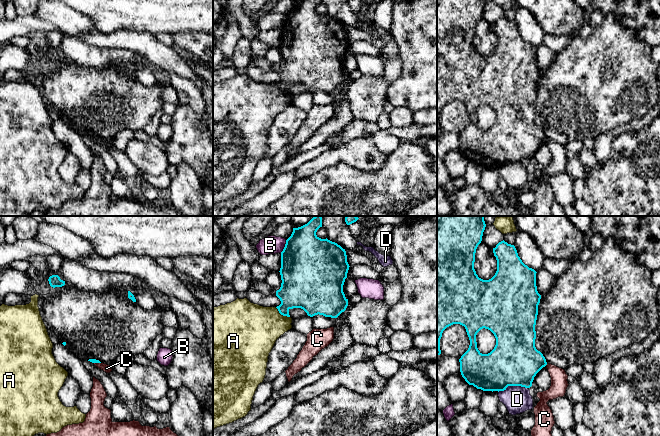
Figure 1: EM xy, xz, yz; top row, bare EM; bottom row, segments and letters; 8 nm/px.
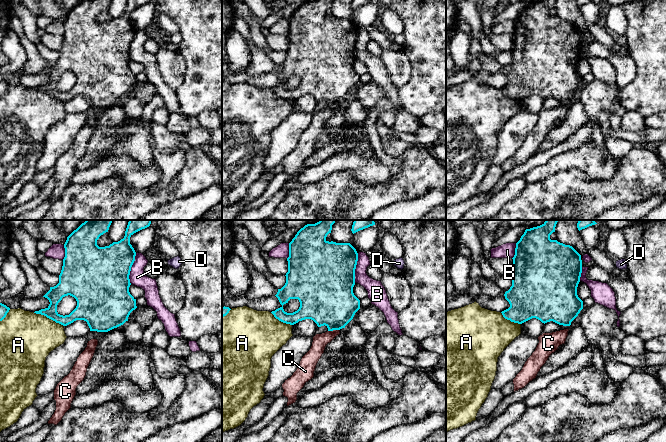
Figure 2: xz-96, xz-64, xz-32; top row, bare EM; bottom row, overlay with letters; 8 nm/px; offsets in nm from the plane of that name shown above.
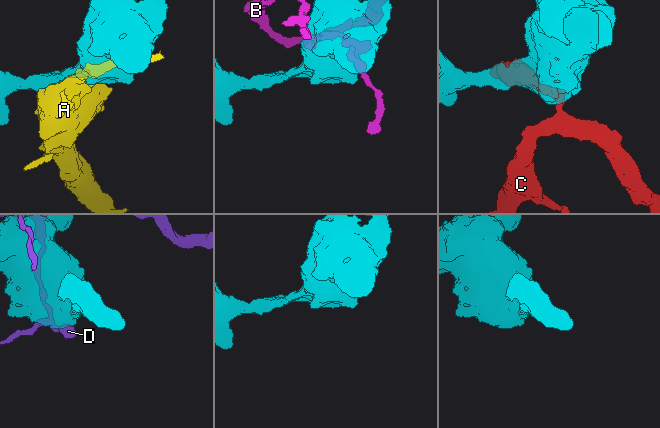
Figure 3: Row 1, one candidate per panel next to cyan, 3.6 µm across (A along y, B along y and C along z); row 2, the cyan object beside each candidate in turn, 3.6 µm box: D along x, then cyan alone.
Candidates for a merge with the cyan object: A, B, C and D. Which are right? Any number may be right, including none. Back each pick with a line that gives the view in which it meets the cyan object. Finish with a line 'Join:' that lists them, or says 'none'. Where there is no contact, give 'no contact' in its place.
Join: none

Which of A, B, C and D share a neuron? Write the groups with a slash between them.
A / B / C / D

